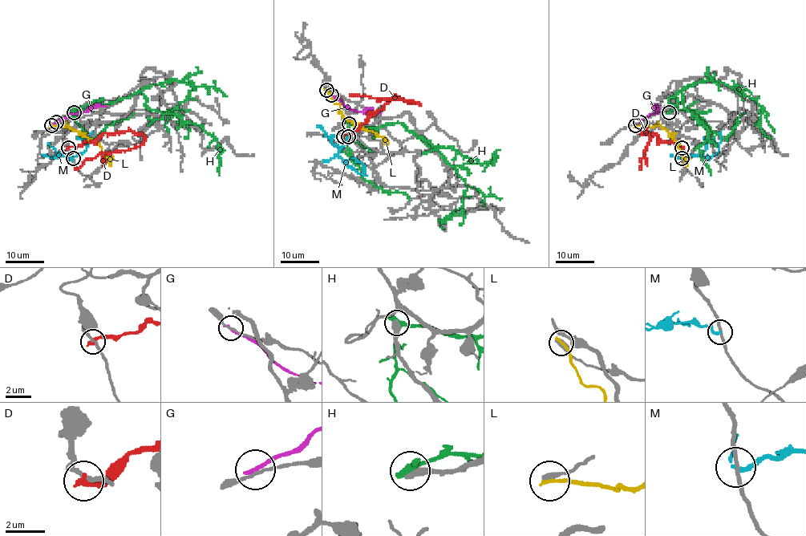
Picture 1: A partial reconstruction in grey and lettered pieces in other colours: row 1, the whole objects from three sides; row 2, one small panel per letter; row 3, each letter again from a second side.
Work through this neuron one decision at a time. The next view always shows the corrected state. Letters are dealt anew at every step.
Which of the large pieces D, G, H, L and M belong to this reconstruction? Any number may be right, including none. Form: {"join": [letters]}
{"join": []}

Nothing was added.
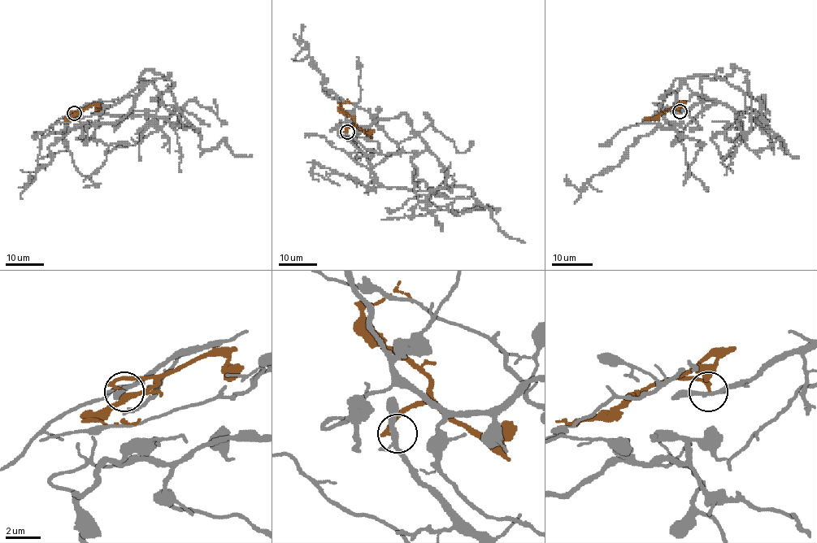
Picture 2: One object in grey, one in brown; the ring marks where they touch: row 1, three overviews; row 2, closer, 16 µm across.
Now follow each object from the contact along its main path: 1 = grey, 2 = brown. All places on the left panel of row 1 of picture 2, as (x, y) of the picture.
1: (75, 113), (142, 84), (122, 118), (71, 128), (49, 146), (53, 160), (27, 184), (30, 171)
2: (75, 113), (73, 110), (81, 111), (67, 119), (77, 119)

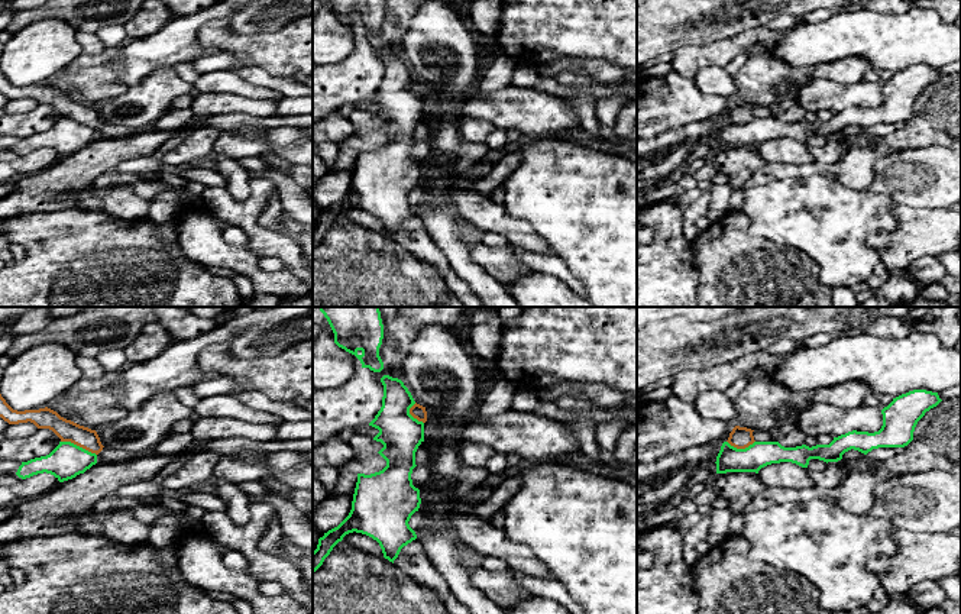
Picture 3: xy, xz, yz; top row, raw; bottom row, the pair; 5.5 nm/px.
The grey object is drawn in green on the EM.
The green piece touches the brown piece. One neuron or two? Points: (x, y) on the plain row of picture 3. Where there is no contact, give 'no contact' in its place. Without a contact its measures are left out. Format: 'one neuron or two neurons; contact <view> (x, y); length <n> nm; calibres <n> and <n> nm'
two neurons; contact xy (78, 122); length 220 nm; calibres 200 and 120 nm

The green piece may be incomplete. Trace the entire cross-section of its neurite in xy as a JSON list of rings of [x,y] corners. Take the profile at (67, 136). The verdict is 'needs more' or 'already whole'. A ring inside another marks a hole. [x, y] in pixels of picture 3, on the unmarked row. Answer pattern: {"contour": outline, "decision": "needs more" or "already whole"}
{"contour": [[[59,117],[49,130],[22,138],[16,151],[26,155],[46,148],[54,151],[59,158],[64,158],[84,149],[96,139],[96,129],[91,129],[71,117]]], "decision": "already whole"}

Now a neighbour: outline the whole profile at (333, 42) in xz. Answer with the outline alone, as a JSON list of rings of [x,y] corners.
[[[320,13],[313,19],[314,67],[337,67],[352,56],[360,45],[360,36],[333,16]]]

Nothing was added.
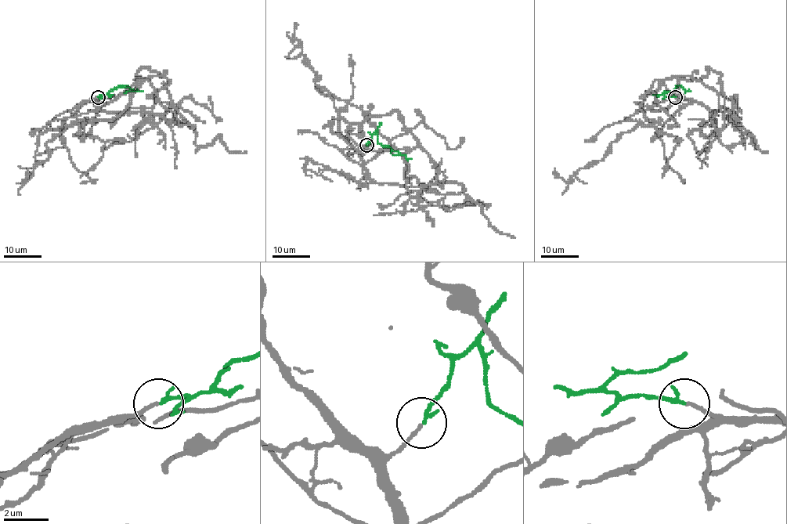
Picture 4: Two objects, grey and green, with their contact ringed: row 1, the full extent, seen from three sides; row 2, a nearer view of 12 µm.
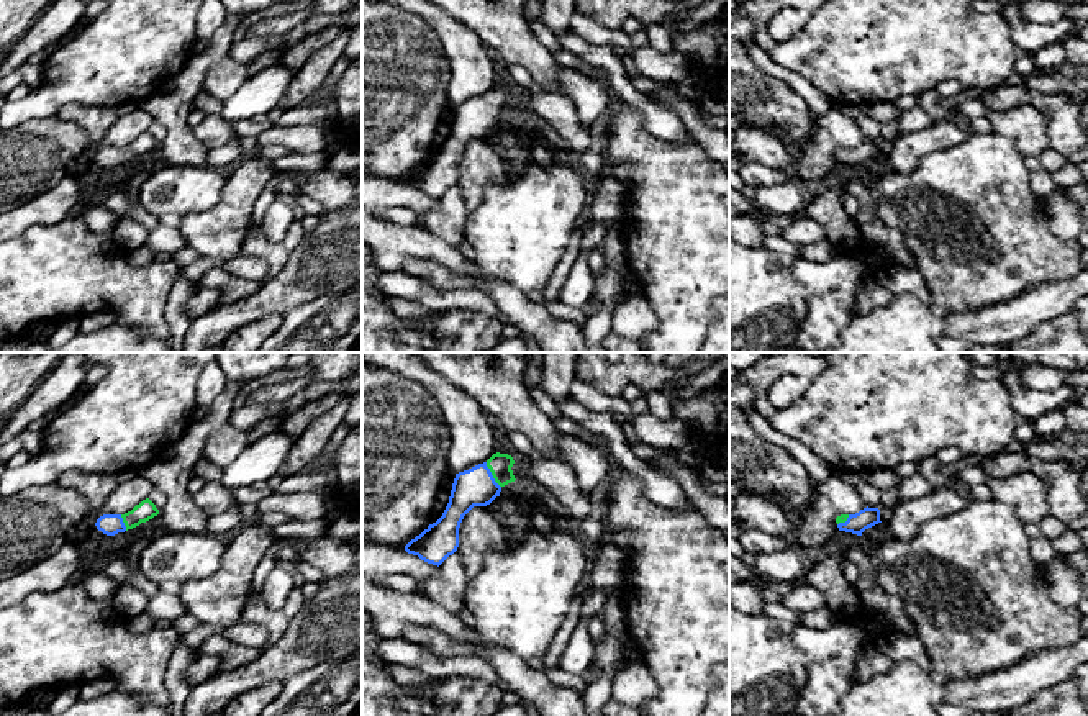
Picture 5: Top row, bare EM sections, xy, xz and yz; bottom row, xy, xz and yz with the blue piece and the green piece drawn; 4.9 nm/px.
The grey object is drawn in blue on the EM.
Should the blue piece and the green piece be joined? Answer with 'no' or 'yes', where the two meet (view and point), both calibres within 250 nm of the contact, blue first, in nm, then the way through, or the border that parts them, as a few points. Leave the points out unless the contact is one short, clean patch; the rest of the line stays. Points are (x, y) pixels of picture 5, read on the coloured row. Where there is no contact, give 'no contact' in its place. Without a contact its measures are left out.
yes; meets blue in xz at (492, 475); 190 nm thick on the blue side, 110 nm on the other; runs through xz (476, 487), (492, 475), (500, 466)

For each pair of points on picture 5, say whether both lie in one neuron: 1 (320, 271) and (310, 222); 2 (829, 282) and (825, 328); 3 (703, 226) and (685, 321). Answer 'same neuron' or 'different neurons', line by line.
1: different neurons
2: same neuron
3: same neuron

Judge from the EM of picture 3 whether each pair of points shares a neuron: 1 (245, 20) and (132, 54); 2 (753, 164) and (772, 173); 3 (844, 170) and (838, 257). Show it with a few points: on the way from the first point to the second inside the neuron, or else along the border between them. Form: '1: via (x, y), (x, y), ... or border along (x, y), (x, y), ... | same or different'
1: via (217, 15), (199, 19), (170, 47), (159, 51) | same
2: border along (766, 164), (744, 186) | different
3: border along (809, 175), (832, 175), (847, 187), (869, 190) | different

